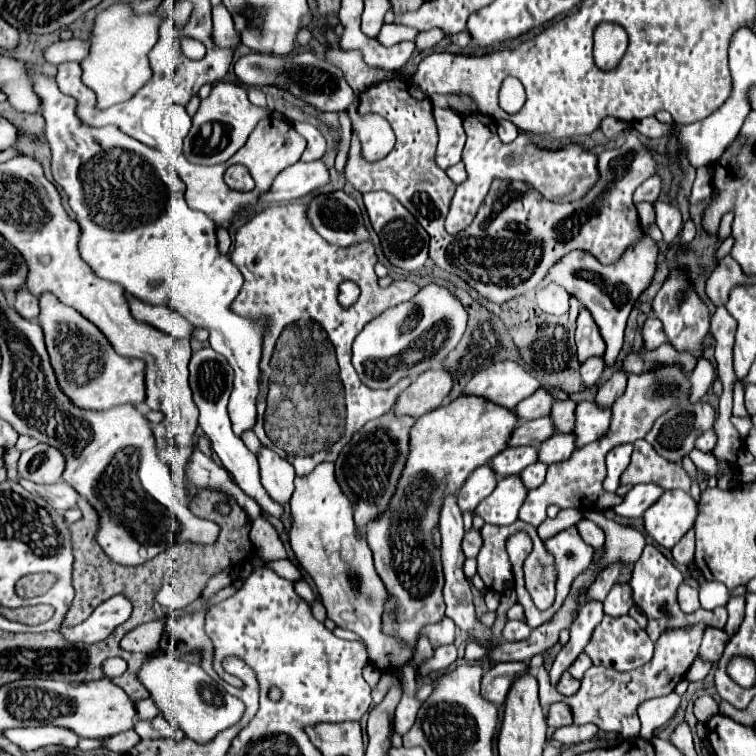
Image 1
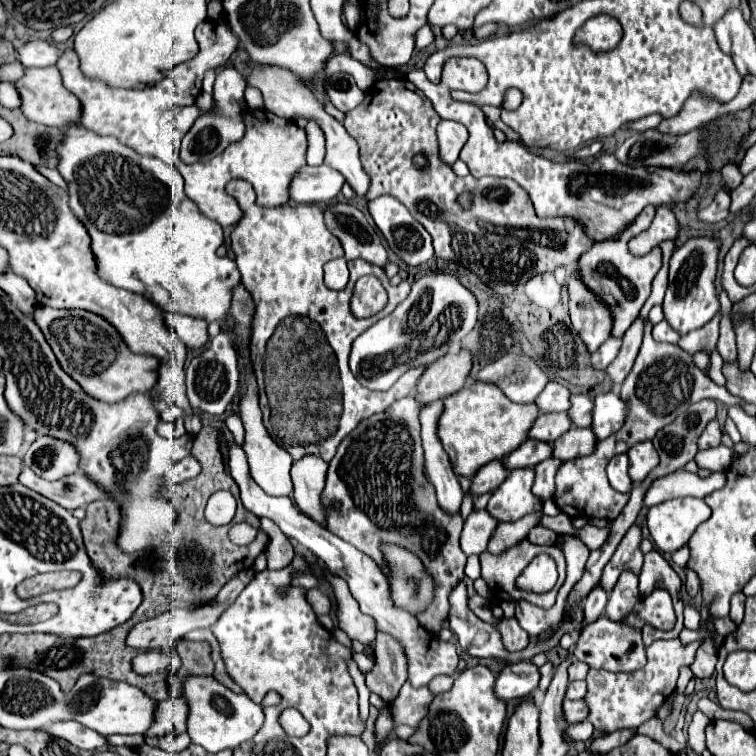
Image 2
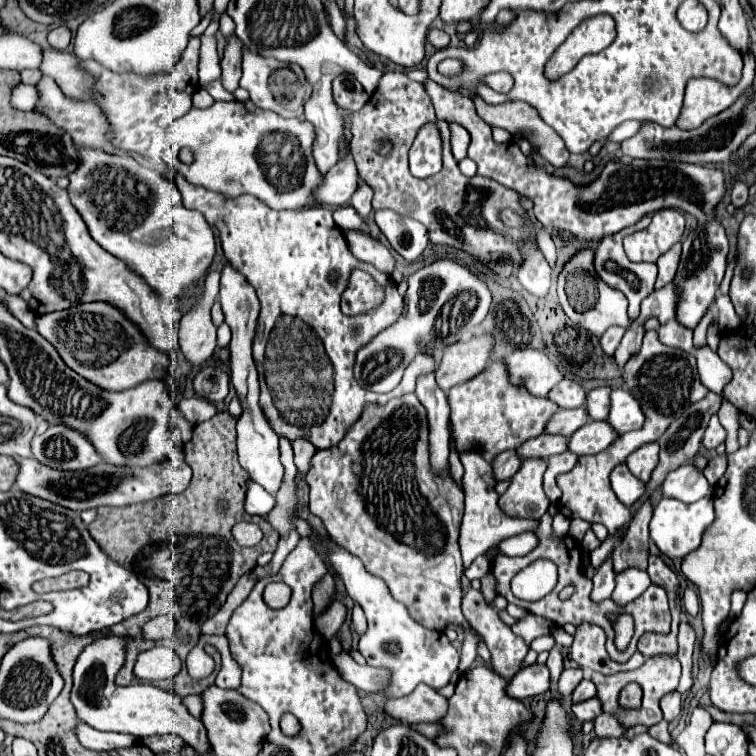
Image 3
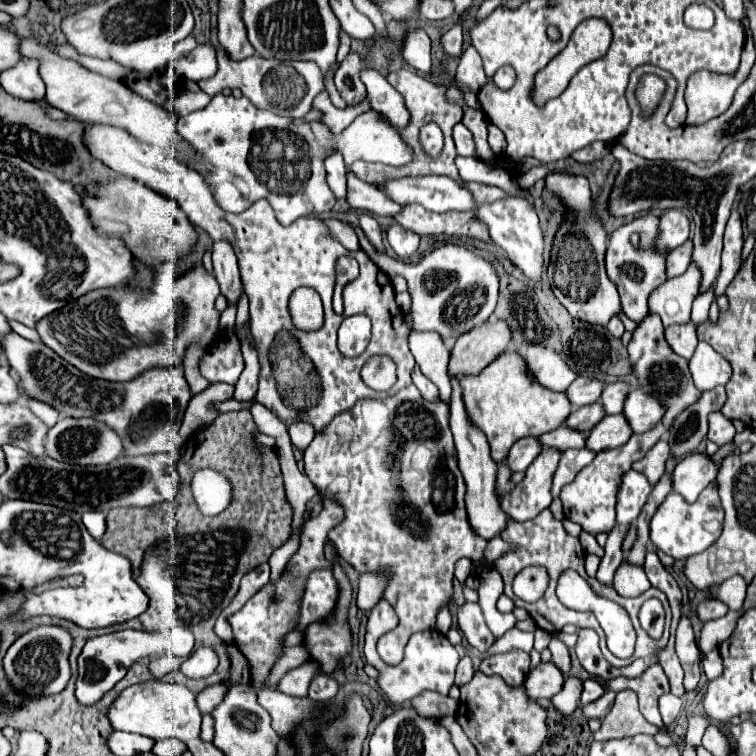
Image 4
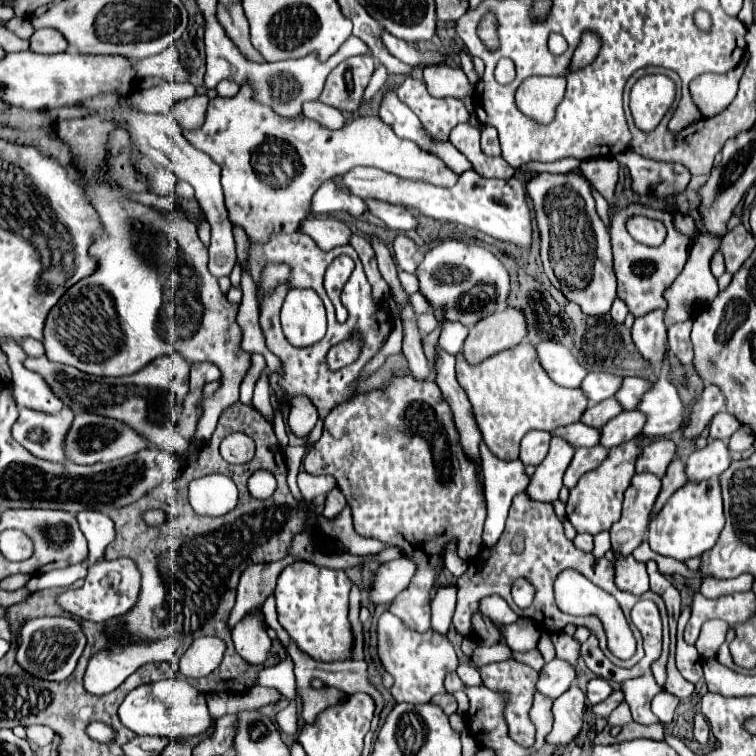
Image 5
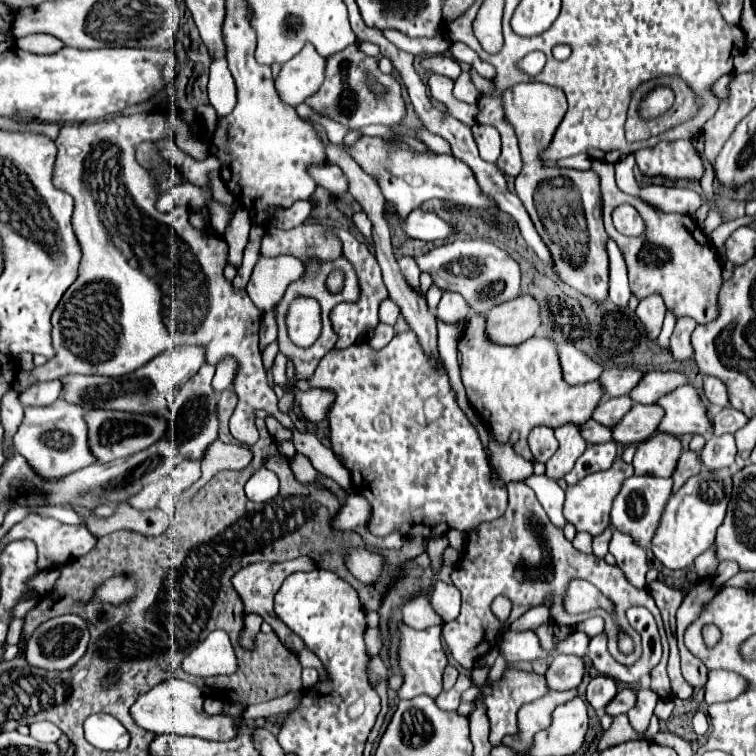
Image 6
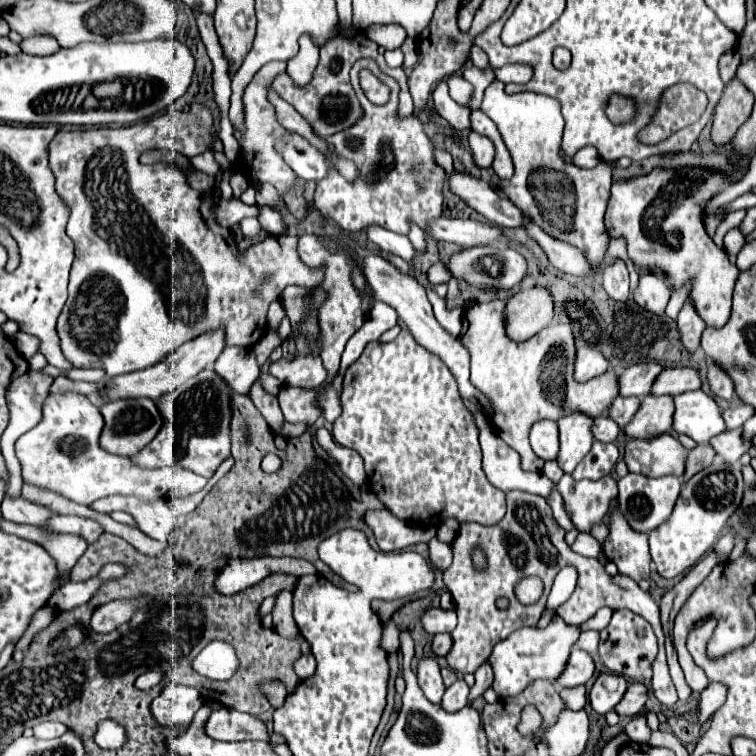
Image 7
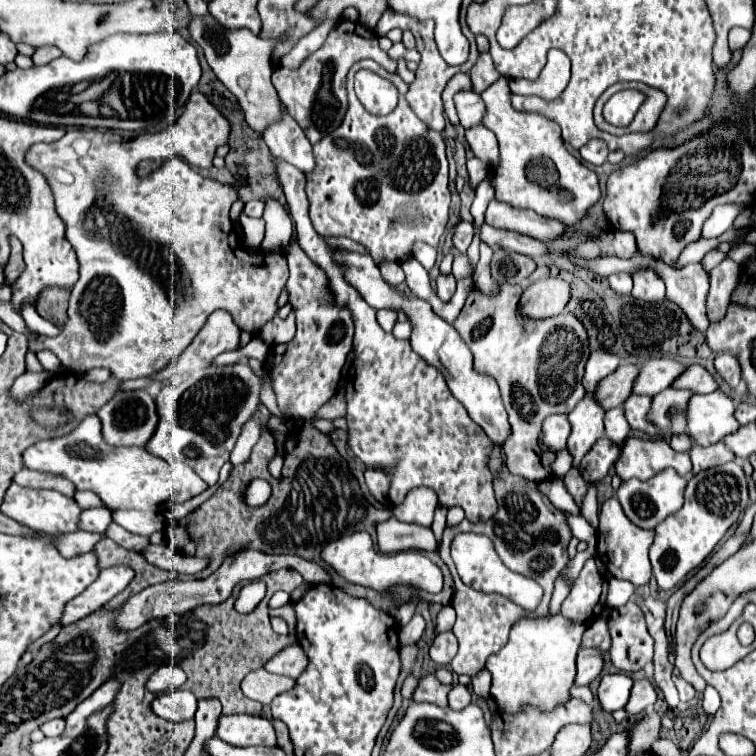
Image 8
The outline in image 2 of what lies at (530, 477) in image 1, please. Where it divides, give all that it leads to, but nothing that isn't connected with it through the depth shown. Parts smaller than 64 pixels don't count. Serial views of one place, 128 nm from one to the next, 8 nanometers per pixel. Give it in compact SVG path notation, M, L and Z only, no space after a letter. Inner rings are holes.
M552 458L552 460L544 460L536 466L536 482L532 486L532 492L540 498L540 500L550 500L554 494L554 476L560 470L560 466L564 464L564 460Z

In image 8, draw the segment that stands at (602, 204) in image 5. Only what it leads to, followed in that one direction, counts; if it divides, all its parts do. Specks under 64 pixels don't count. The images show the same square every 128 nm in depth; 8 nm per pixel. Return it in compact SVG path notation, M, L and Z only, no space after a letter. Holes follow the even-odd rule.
M628 272L612 274L612 276L608 276L608 282L620 294L630 294L630 290L632 290L632 276Z

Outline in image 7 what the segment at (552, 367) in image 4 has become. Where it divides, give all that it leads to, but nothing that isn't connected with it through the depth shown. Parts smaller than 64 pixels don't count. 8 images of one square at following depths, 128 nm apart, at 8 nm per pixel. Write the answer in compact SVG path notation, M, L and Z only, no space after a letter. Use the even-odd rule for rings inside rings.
M578 348L576 352L576 372L574 378L578 382L588 382L608 370L608 360L596 348Z

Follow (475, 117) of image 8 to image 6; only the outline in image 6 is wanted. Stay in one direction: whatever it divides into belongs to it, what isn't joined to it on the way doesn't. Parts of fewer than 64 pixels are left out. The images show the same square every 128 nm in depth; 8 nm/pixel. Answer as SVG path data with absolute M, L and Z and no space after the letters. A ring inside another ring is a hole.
M432 56L432 58L426 58L422 64L424 64L424 68L428 68L436 74L444 74L450 80L456 80L462 72L460 64L456 60L452 60L450 56Z

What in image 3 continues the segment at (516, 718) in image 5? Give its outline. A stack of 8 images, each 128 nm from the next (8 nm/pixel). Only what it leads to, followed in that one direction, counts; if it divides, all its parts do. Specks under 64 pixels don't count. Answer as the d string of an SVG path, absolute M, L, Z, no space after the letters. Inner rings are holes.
M468 590L466 592L466 596L462 598L462 612L464 612L466 620L470 622L470 626L482 634L482 638L484 638L490 654L492 654L492 658L490 658L492 670L498 676L502 676L506 680L512 680L514 674L522 668L522 662L524 662L524 658L528 654L528 646L518 636L512 634L512 630L500 620L500 616L498 616L498 612L494 608L488 608L488 604L484 604L484 598L480 596L478 590Z

